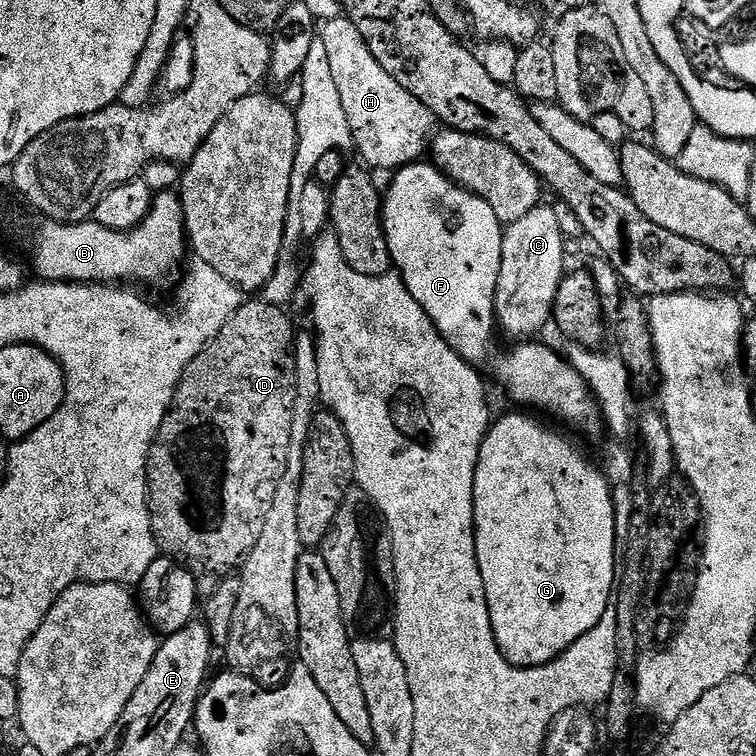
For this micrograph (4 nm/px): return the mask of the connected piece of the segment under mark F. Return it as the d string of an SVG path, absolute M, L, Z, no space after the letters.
M417 162L407 164L406 167L399 169L391 177L392 185L382 200L382 211L384 213L384 233L388 249L392 255L392 262L395 271L402 277L408 292L422 306L422 310L432 319L432 325L440 332L442 339L458 353L461 358L467 360L473 366L481 366L492 356L492 339L498 336L498 325L496 323L496 287L498 286L498 274L502 270L502 242L504 241L504 228L496 211L490 206L490 202L483 200L478 194L468 191L467 188L461 188L455 184L450 177L445 176L435 163Z

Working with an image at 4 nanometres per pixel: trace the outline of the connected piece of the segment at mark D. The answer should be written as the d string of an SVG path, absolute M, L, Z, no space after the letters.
M260 298L245 301L244 305L231 316L230 321L226 322L219 334L203 348L202 353L198 354L198 357L194 358L194 361L190 362L190 366L183 372L171 406L168 407L166 418L163 419L162 426L159 427L159 432L155 436L155 442L148 452L148 509L151 510L151 526L156 534L157 547L167 557L178 560L191 568L193 573L205 572L208 576L223 578L233 571L231 568L239 569L243 565L258 542L263 527L266 526L266 514L270 514L275 491L278 490L280 480L284 477L288 464L293 408L297 396L294 356L296 333L294 334L294 326L285 312L287 311L281 305L272 304Z

